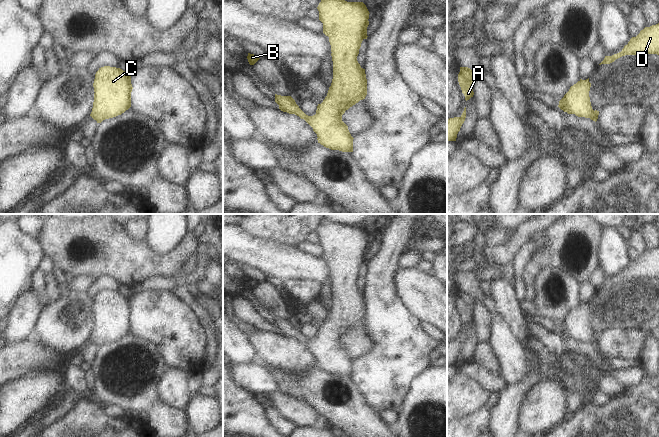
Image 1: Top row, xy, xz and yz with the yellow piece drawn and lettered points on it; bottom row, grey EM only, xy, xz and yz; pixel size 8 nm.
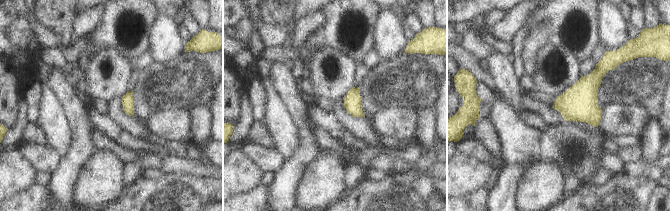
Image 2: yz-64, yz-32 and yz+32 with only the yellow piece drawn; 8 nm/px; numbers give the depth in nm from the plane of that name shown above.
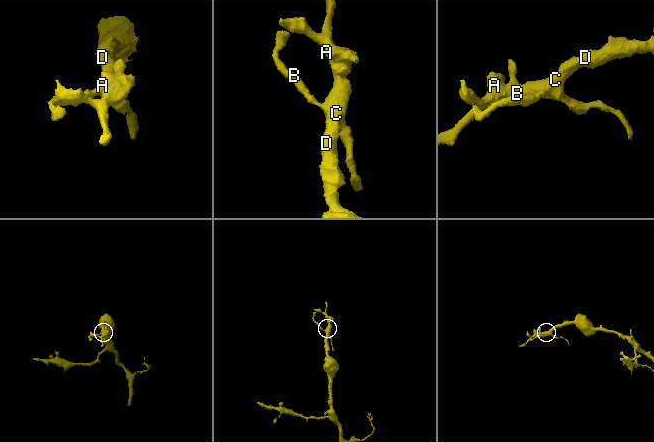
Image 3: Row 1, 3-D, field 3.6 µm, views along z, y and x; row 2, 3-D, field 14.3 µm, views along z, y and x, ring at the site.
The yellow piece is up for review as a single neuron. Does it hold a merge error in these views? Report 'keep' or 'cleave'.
keep

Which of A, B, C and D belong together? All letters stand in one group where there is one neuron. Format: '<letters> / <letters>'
A B C D

